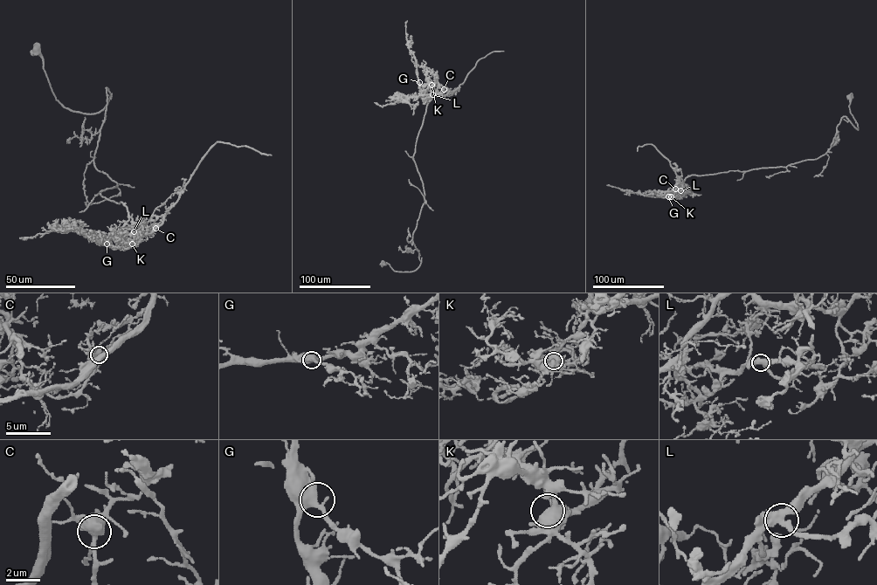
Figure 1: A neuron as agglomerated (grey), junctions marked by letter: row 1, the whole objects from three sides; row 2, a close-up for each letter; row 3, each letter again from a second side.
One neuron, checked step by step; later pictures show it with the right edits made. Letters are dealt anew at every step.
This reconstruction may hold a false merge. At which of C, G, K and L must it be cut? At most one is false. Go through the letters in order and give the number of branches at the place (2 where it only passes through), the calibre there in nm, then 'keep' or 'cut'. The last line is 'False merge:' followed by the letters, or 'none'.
C: 3 | 480 nm | keep
G: 3 | 440 nm | keep
K: 3 | 460 nm | keep
L: 3 | 440 nm | cut
False merge: L

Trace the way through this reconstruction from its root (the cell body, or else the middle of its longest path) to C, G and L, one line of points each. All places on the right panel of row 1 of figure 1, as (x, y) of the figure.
C: (850, 96), (858, 129), (843, 116), (831, 147), (818, 158), (785, 167), (692, 175), (675, 189)
G: (850, 96), (858, 129), (843, 116), (831, 147), (818, 158), (785, 167), (691, 175), (668, 196)
L: (850, 96), (858, 129), (843, 116), (831, 147), (818, 158), (785, 167), (692, 175), (680, 190)

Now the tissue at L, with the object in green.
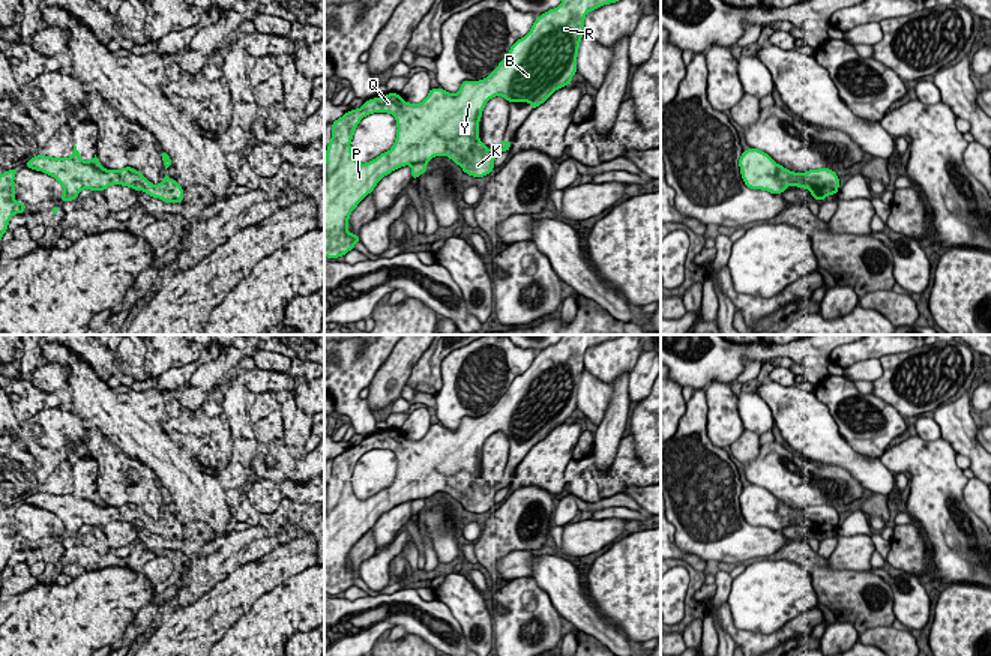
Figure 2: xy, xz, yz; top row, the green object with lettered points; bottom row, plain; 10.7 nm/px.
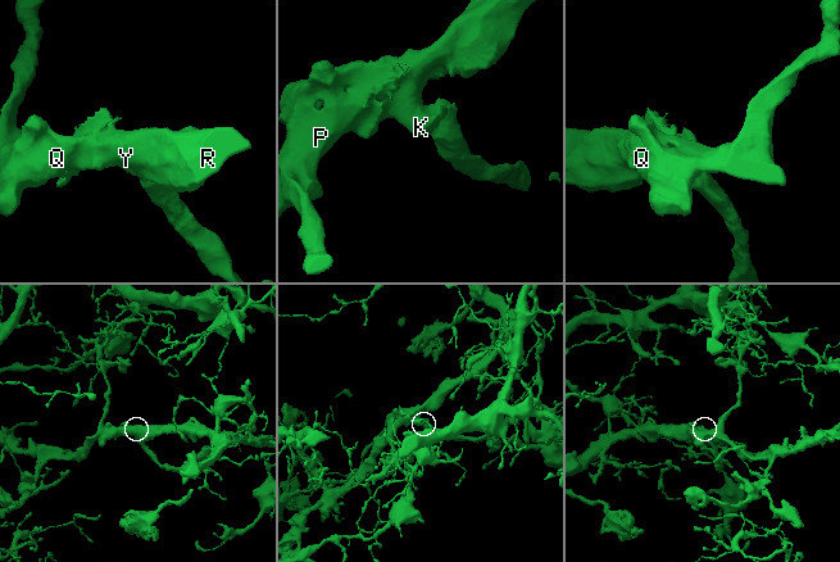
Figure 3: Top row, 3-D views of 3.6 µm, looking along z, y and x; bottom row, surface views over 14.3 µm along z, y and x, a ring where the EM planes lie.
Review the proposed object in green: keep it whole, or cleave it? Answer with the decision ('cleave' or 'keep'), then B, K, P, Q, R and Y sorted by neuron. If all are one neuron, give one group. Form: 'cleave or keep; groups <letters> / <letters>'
cleave; groups B P Q R Y / K

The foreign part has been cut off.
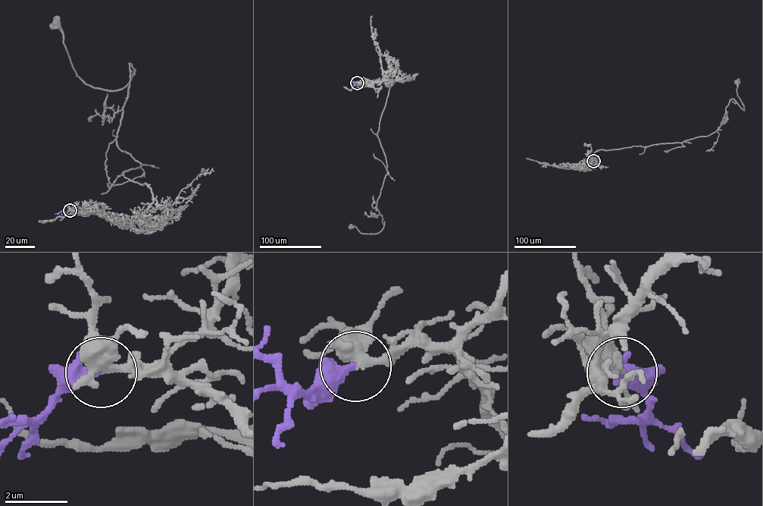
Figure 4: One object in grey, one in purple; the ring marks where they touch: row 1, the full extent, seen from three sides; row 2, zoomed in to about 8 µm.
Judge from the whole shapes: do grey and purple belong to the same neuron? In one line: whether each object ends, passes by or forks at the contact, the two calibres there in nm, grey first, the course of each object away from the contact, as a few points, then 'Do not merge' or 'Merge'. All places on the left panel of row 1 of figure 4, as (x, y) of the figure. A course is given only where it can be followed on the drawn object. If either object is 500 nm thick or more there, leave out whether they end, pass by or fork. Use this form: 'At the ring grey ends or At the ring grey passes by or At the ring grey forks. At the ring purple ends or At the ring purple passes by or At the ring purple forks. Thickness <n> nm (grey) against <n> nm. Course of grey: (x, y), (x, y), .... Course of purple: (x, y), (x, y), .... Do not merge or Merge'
At the ring grey forks. At the ring purple ends. Thickness 320 nm (grey) against 440 nm. Course of grey: (70, 210), (129, 226), (153, 193), (118, 176), (141, 166), (116, 139), (130, 64), (86, 84), (56, 23). Course of purple: (70, 210), (54, 214). Merge

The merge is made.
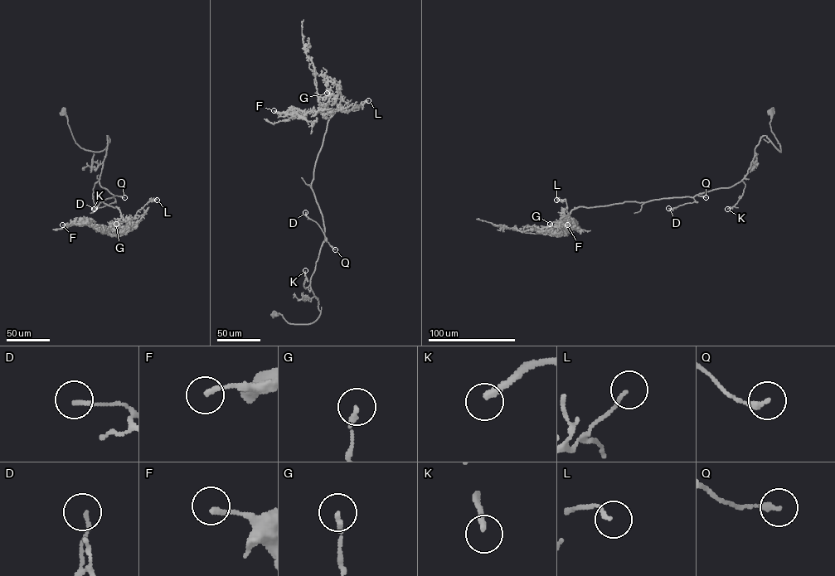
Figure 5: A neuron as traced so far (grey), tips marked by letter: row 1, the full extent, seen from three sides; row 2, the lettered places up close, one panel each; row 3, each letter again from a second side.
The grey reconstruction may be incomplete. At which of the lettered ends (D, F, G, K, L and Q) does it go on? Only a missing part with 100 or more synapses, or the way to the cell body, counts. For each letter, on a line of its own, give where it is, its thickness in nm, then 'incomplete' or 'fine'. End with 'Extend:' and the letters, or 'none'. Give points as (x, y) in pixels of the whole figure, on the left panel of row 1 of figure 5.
D: at (94, 208); 140 nm thick; fine
F: at (62, 225); 200 nm thick; fine
G: at (116, 224); 190 nm thick; fine
K: at (94, 209); 240 nm thick; incomplete
L: at (157, 200); 120 nm thick; fine
Q: at (124, 197); 220 nm thick; fine
Extend: K

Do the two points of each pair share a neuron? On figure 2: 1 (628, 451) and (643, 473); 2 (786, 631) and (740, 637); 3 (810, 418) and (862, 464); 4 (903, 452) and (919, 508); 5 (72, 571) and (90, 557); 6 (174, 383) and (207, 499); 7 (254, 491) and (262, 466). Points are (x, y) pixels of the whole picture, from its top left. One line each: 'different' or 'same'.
1: same
2: same
3: same
4: same
5: different
6: different
7: different

